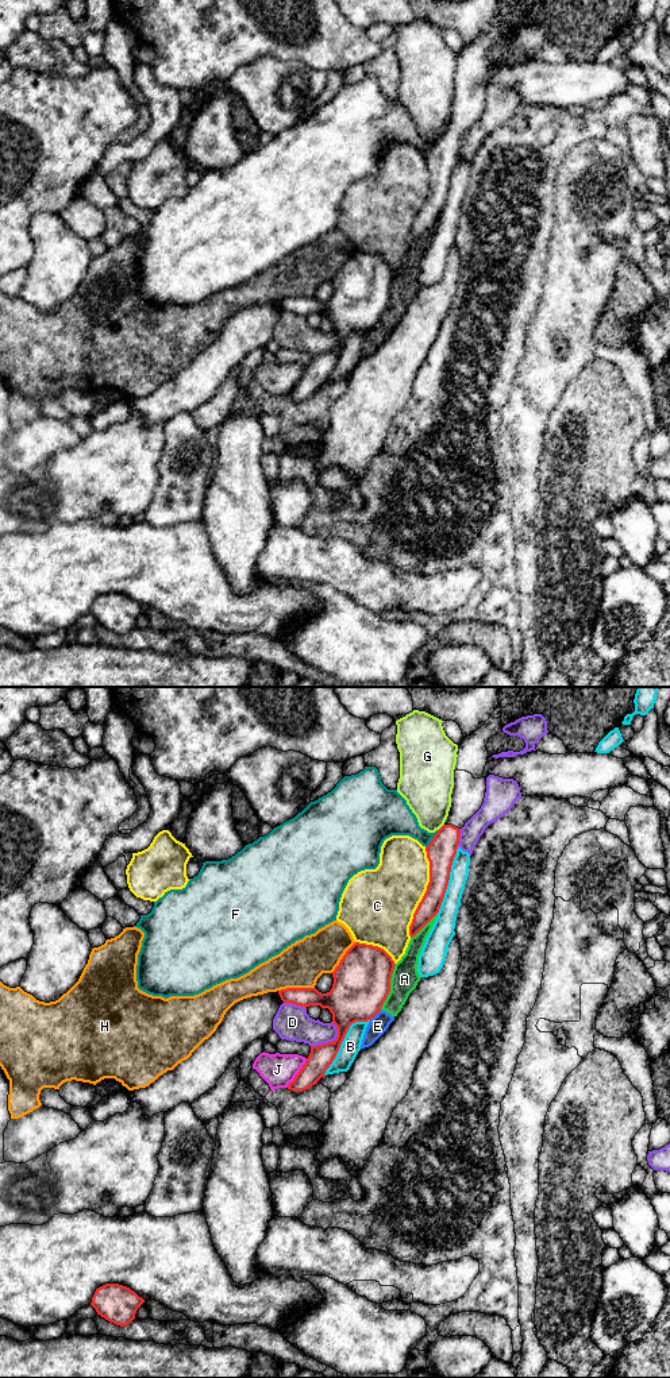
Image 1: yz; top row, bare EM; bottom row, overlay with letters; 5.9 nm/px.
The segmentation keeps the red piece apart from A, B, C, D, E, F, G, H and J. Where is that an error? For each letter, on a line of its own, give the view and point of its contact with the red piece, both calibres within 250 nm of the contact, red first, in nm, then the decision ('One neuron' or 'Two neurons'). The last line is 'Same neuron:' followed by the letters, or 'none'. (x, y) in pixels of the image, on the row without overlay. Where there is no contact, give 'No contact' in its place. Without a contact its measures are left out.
A: Touches red at yz (389, 296). Thickness 340 nm (red) against 160 nm. Two neurons
B: Touches red at yz (342, 350). Thickness 260 nm (red) against 120 nm. Two neurons
C: Touches red at yz (426, 201). Thickness 170 nm (red) against 380 nm. Two neurons
D: Touches red at yz (328, 351). Thickness 220 nm (red) against 200 nm. Two neurons
E: Touches red at yz (374, 324). Thickness 340 nm (red) against 110 nm. Two neurons
F: Touches red at yz (432, 147). Thickness 170 nm (red) against 200 nm. Two neurons
G: Touches red at yz (441, 136). Thickness 170 nm (red) against 300 nm. Two neurons
H: Touches red at yz (296, 297). Thickness 140 nm (red) against 260 nm. Two neurons
J: Touches red at yz (297, 382). Thickness 140 nm (red) against 190 nm. Two neurons
Same neuron: none

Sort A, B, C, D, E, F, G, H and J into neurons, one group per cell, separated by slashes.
A E / B / C / D / F / G / H / J

